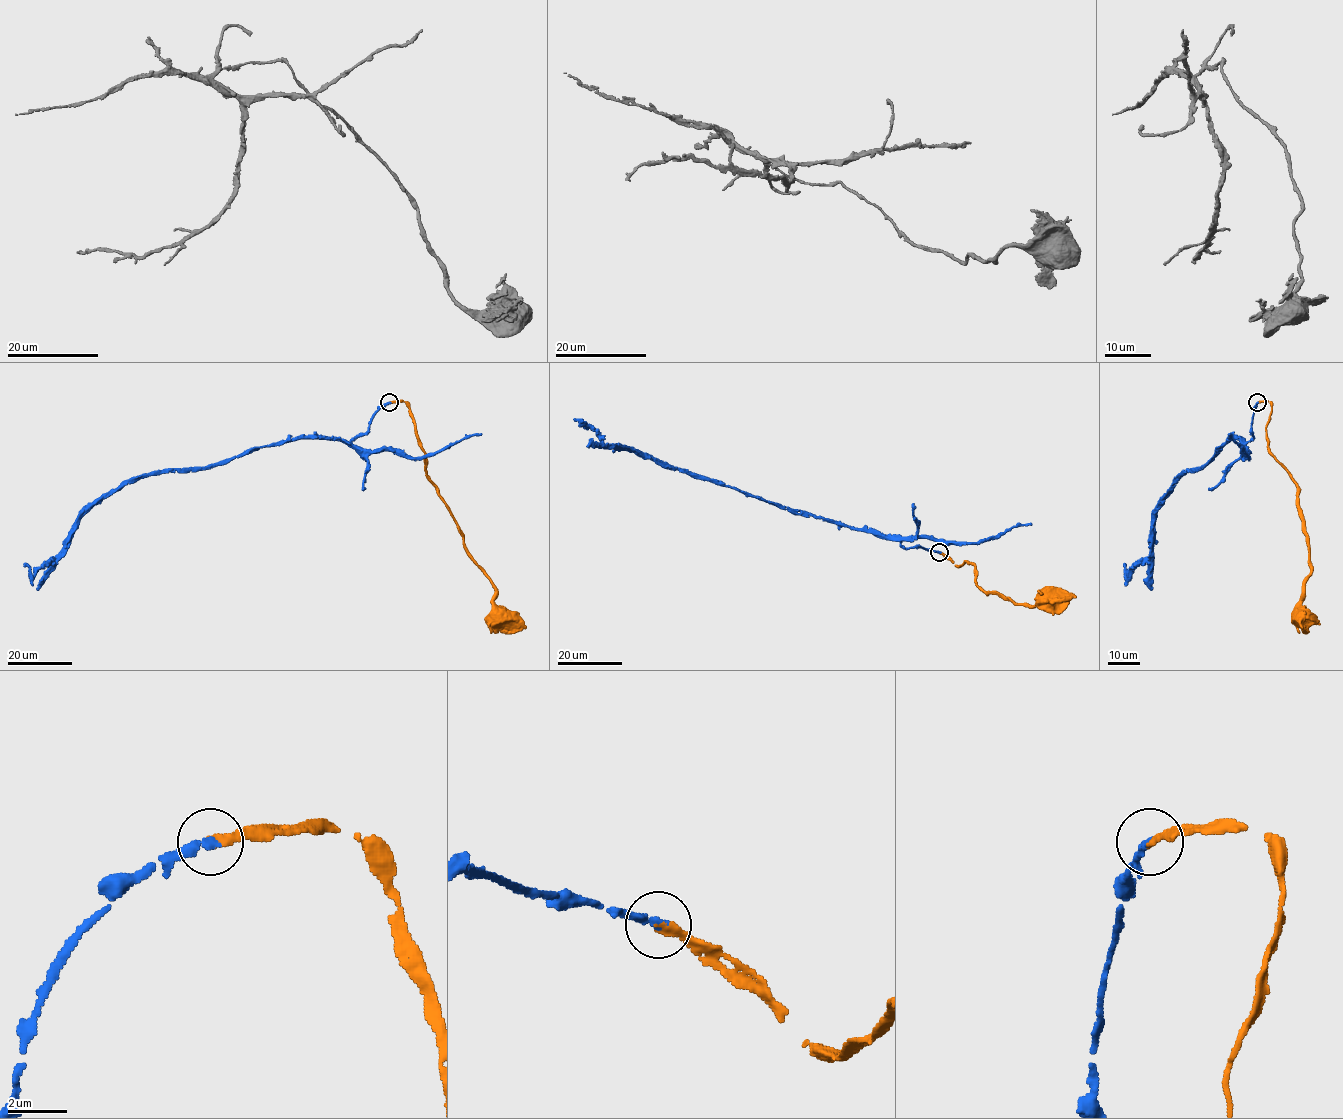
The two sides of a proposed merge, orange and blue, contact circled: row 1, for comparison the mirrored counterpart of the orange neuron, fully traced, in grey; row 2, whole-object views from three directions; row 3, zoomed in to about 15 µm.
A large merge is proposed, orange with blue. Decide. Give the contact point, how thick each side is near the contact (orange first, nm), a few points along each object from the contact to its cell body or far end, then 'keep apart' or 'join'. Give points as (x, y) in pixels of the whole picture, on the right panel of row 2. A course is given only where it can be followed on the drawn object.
(1257, 402) | 240/280 nm | orange via (1258, 402), (1271, 405), (1268, 447), (1296, 485), (1308, 538), (1310, 575), (1296, 619), (1302, 618) | blue via (1258, 402), (1254, 437), (1234, 438), (1174, 482), (1155, 513), (1152, 556), (1128, 575), (1124, 563) | join

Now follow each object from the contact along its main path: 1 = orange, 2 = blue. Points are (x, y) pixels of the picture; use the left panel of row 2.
1: (389, 402), (404, 401), (409, 408), (426, 474), (455, 521), (465, 551), (495, 589), (497, 618)
2: (389, 402), (349, 442), (300, 438), (126, 482), (73, 526), (55, 558), (33, 575), (23, 563)

